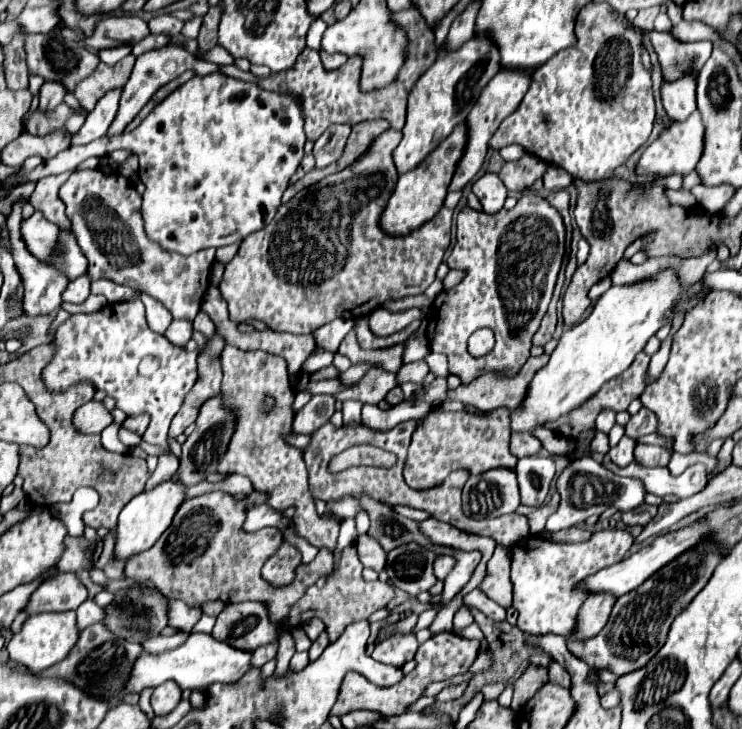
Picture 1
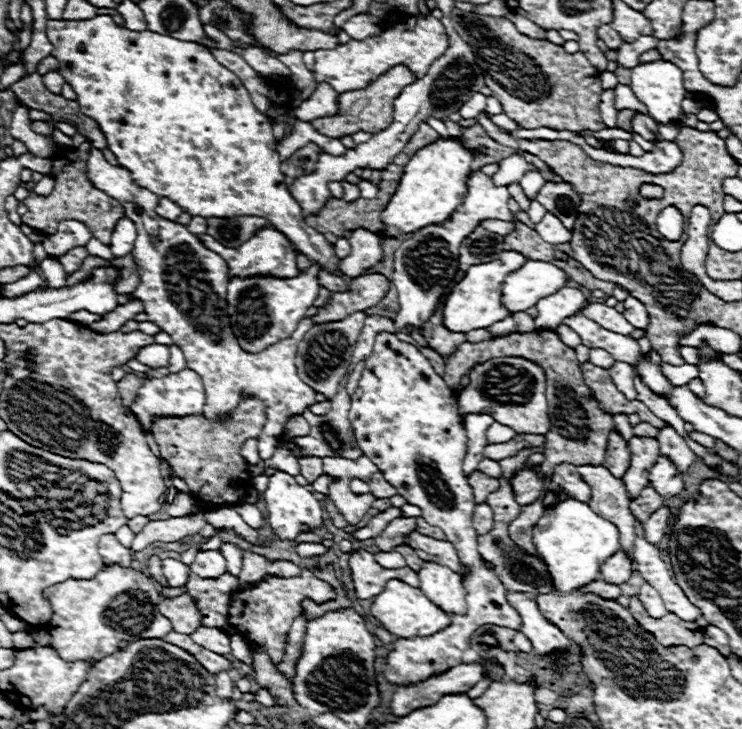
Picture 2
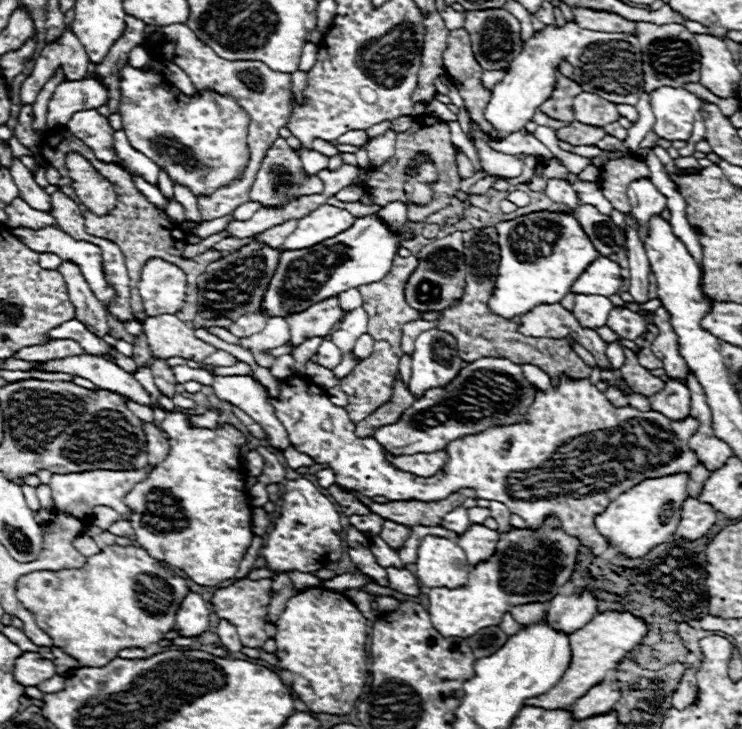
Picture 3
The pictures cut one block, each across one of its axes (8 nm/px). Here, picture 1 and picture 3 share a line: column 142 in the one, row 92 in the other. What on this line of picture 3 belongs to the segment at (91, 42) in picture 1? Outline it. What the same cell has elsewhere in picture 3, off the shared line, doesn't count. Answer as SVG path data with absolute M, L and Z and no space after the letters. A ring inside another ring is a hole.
M64 30L58 38L50 40L36 56L30 76L20 88L22 104L32 104L40 88L56 74L56 68L62 68L66 80L80 80L88 74L88 58L80 42L70 30Z

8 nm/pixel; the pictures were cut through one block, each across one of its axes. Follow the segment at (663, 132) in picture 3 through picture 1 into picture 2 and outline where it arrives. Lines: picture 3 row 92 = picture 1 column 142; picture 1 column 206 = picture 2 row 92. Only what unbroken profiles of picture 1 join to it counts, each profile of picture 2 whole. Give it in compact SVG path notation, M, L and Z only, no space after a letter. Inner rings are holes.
M656 60L656 62L648 62L648 64L640 64L632 70L632 84L630 88L634 90L636 98L646 104L650 116L656 122L670 122L672 118L680 118L682 126L696 126L698 118L694 114L684 114L680 108L680 102L686 96L686 90L682 86L682 70L666 60Z

